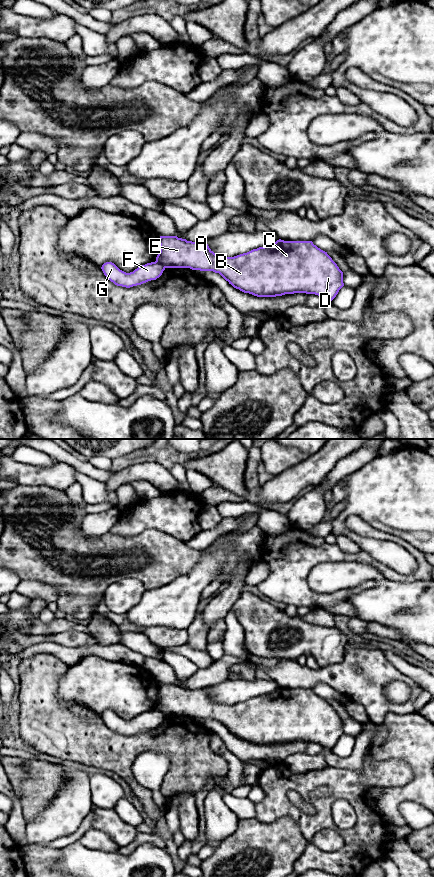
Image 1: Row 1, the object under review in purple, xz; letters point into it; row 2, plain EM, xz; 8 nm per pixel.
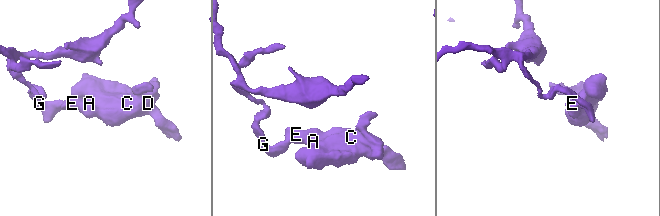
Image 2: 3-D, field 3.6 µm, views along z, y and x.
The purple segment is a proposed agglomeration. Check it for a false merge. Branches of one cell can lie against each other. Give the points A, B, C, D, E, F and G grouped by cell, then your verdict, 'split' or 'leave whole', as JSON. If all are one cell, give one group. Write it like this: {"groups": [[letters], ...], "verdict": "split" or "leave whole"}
{"groups": [["A", "B", "C", "D", "E"], ["F", "G"]], "verdict": "split"}

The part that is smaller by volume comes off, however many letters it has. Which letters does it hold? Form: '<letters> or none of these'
A, B, C, D, E

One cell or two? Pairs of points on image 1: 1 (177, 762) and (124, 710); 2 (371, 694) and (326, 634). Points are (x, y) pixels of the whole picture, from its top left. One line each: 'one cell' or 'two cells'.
1: two cells
2: two cells

